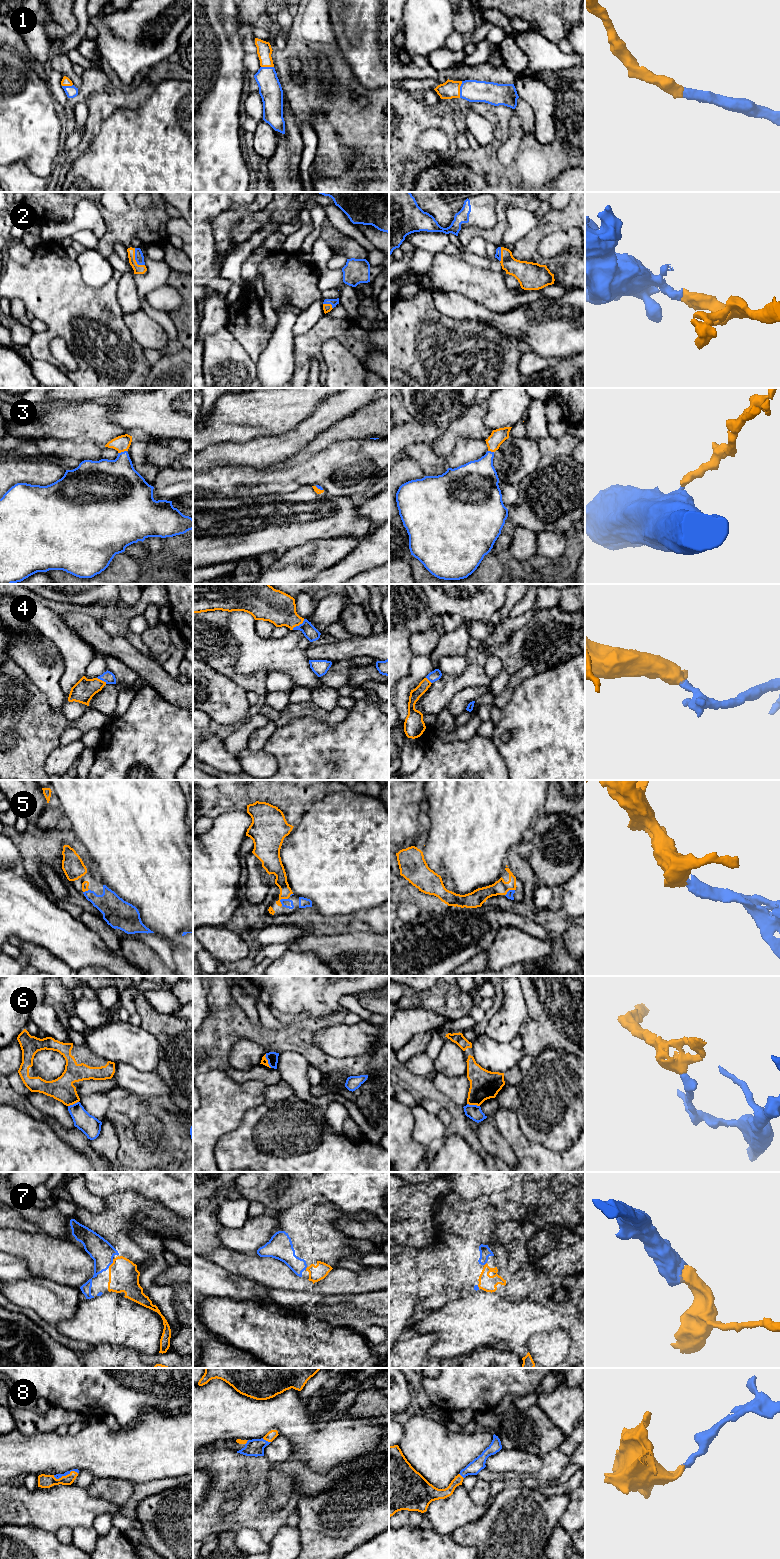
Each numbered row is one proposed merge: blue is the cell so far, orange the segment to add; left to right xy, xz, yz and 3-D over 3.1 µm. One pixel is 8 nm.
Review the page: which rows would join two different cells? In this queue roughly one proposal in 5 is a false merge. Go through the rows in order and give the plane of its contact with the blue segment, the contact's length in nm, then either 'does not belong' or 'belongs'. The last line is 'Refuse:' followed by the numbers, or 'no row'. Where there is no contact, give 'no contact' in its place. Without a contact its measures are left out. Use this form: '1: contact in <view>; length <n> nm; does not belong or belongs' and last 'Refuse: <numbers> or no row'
1: contact in yz; length 140 nm; belongs
2: contact in xy; length 170 nm; belongs
3: contact in xy; length 80 nm; belongs
4: contact in xz; length 130 nm; belongs
5: contact in xz; length 80 nm; belongs
6: contact in xz; length 120 nm; does not belong
7: contact in xy; length 80 nm; belongs
8: contact in xy; length 200 nm; belongs
Refuse: 6

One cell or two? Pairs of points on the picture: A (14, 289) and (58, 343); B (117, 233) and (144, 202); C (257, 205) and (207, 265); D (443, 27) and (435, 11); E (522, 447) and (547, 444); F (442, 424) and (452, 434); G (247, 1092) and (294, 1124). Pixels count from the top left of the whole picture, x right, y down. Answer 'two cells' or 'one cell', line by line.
A: two cells
B: two cells
C: two cells
D: one cell
E: two cells
F: two cells
G: two cells

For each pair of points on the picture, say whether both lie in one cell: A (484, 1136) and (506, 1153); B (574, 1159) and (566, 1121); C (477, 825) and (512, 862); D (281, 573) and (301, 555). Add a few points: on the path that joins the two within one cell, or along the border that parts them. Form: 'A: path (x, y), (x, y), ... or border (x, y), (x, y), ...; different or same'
A: path (489, 1141), (501, 1148); same
B: border (574, 1142), (565, 1150), (551, 1151), (548, 1149); different
C: border (514, 848), (508, 851), (506, 864); different
D: path (286, 570), (296, 560); same

